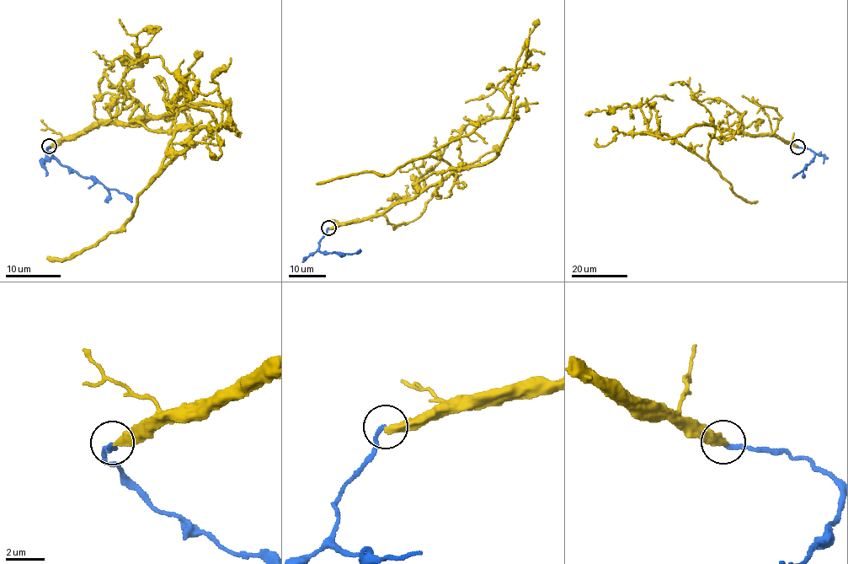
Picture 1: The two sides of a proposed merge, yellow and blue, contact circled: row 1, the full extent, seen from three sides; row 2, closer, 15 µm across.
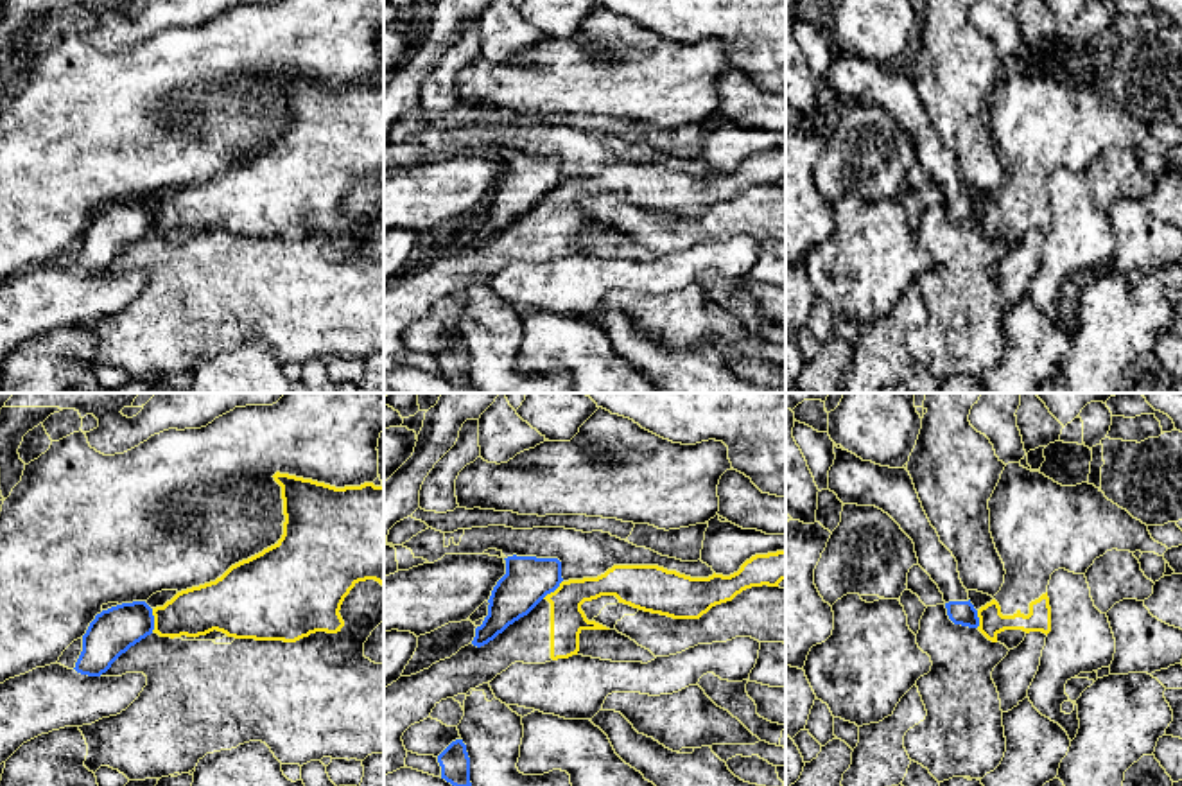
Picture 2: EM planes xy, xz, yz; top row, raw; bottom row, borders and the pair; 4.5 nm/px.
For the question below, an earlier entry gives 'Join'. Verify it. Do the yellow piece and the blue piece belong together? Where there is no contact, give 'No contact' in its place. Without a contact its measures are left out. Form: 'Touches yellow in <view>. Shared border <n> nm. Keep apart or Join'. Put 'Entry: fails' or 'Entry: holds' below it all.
Touches yellow in xy. Shared border 100 nm. Keep apart
Entry: fails

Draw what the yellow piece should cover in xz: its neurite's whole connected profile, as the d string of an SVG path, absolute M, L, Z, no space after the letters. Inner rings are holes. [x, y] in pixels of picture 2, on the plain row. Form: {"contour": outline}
{"contour": "M786 147L755 153L730 174L691 176L658 163L613 163L597 176L561 179L488 242L477 246L470 240L450 257L384 285L384 373L405 366L404 330L427 318L441 298L491 280L515 260L545 262L578 253L583 228L610 228L587 217L585 199L615 194L644 210L700 217L746 187L778 185L782 178Z"}

